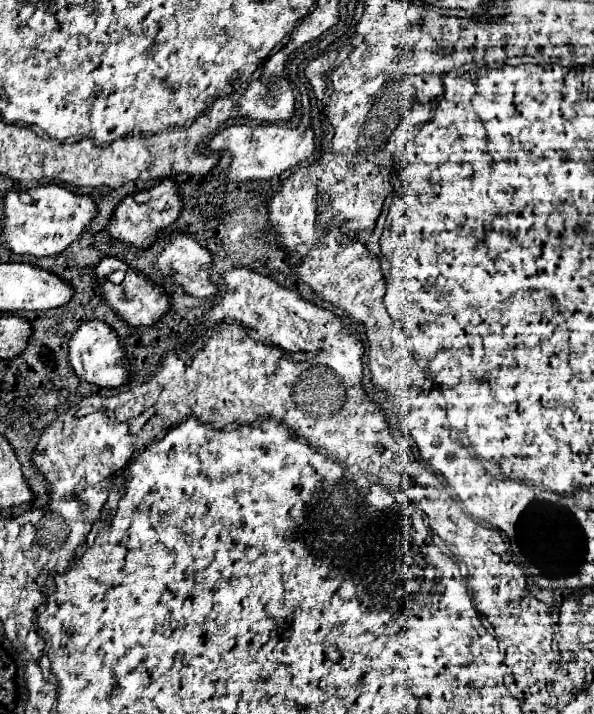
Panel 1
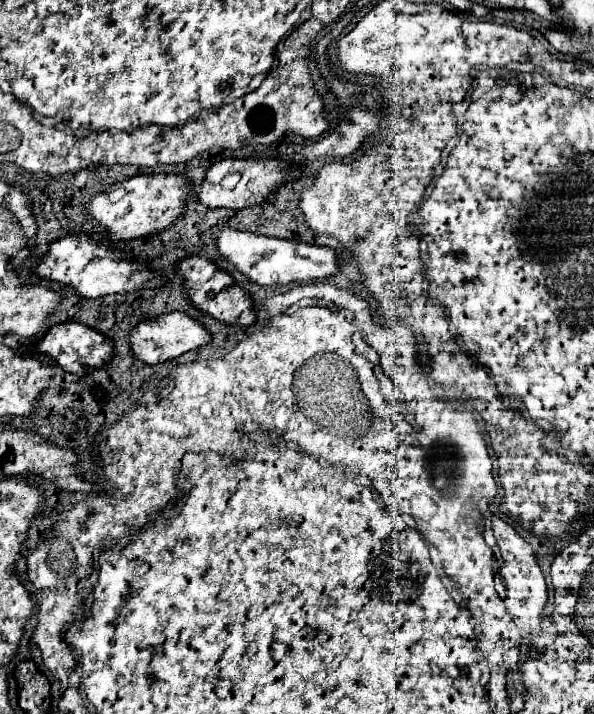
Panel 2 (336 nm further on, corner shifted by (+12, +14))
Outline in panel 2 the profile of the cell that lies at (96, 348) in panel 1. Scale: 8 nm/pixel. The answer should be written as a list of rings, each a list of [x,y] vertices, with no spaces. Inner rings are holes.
[[[170,312],[170,314],[156,316],[152,320],[138,324],[130,334],[130,344],[132,344],[134,356],[146,364],[160,364],[160,362],[178,358],[190,350],[196,350],[200,346],[210,344],[210,340],[212,340],[212,336],[202,326],[202,322],[190,318],[186,312]]]

